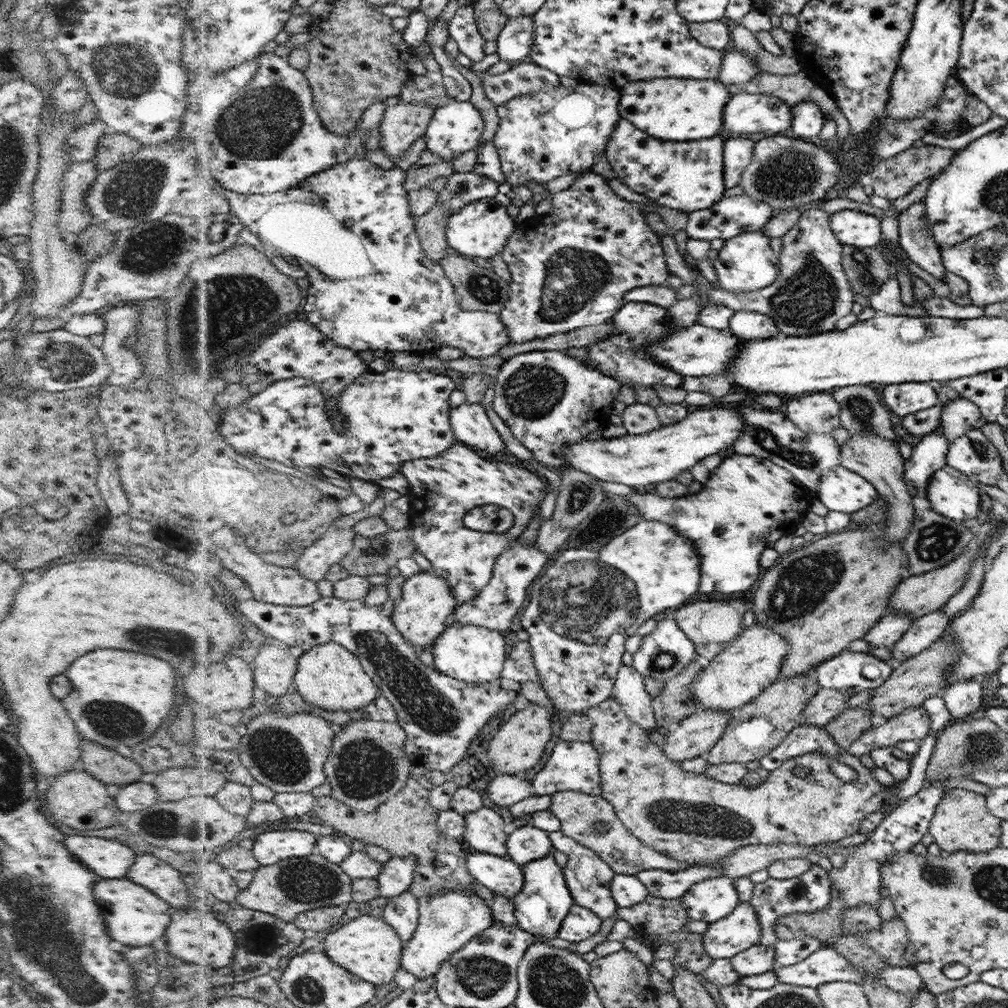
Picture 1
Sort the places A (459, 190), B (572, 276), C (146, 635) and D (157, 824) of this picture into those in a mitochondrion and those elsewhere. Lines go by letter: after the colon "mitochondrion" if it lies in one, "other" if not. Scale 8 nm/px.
A: mitochondrion
B: mitochondrion
C: mitochondrion
D: mitochondrion

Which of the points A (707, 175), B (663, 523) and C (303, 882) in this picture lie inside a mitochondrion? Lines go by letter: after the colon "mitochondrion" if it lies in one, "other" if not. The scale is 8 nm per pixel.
A: other
B: other
C: mitochondrion

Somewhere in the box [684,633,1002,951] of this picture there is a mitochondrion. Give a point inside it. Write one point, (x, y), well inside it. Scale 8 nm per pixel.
(941, 877)

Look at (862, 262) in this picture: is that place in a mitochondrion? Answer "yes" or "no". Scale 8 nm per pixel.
yes

